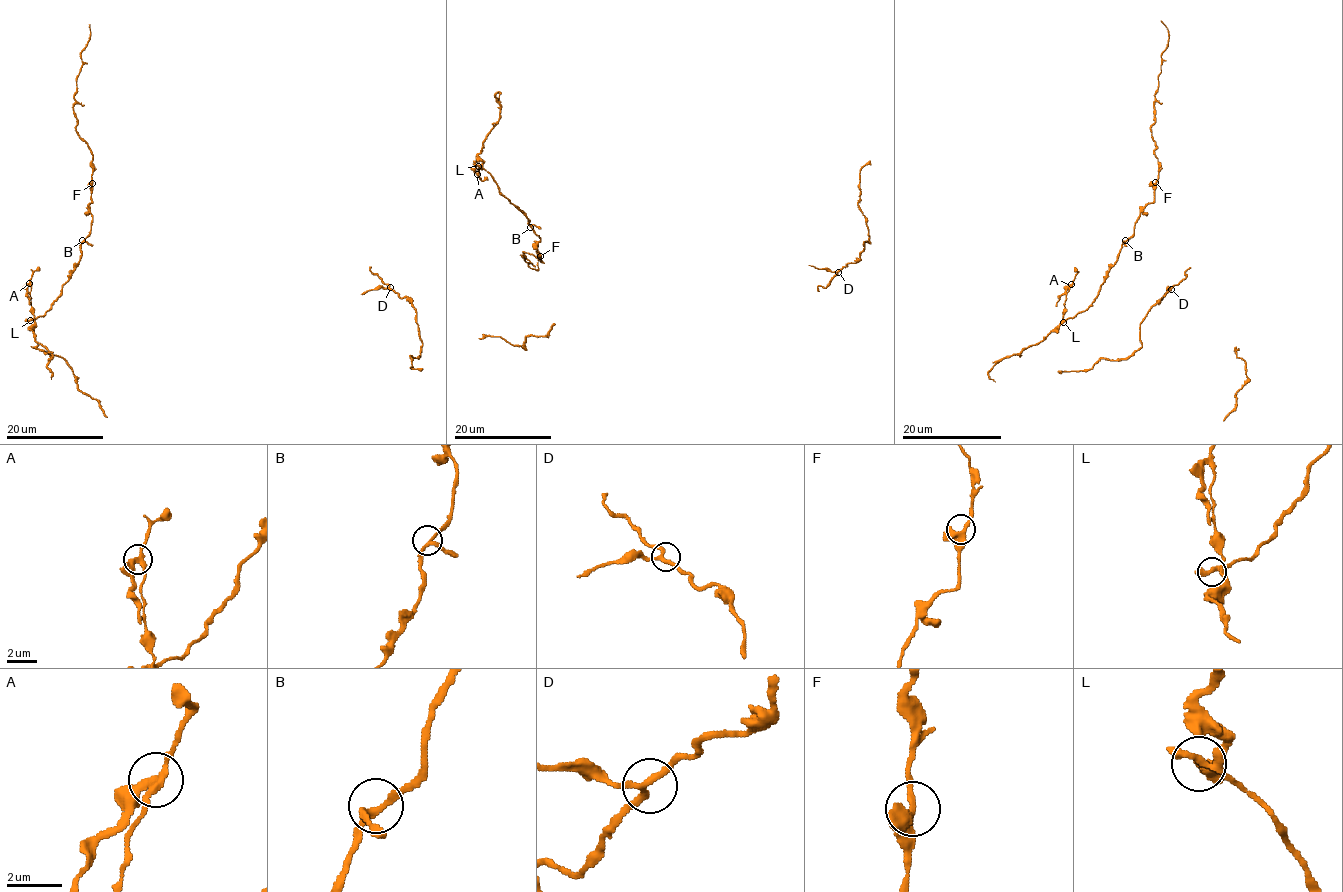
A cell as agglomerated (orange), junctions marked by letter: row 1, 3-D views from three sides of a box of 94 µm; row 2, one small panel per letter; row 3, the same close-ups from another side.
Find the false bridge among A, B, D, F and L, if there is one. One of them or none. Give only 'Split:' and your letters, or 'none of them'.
Split: A

